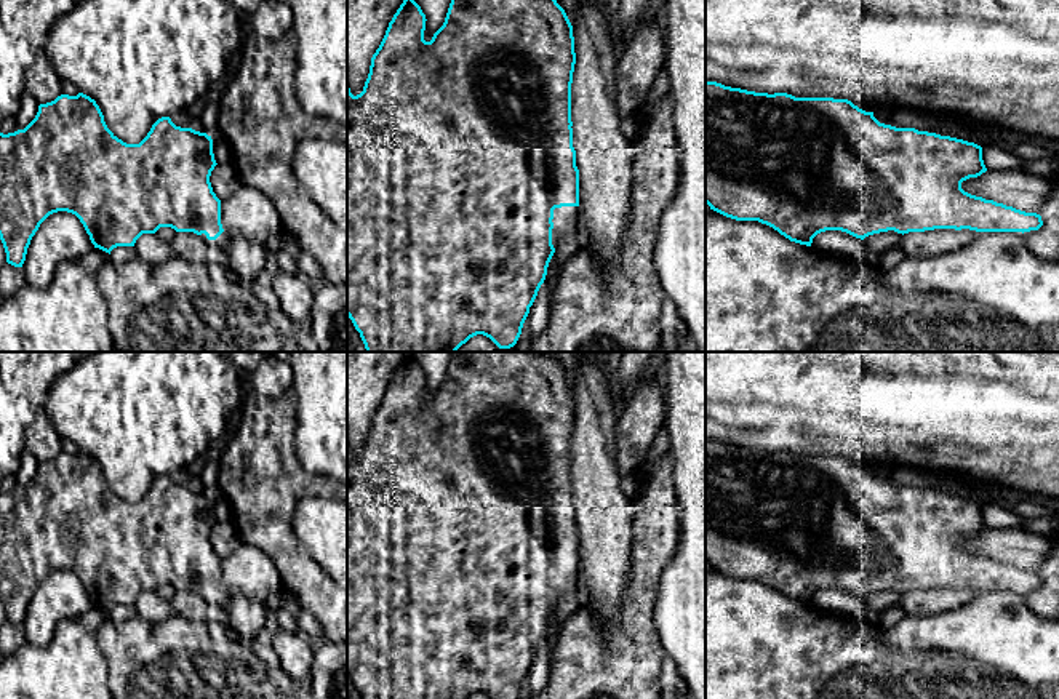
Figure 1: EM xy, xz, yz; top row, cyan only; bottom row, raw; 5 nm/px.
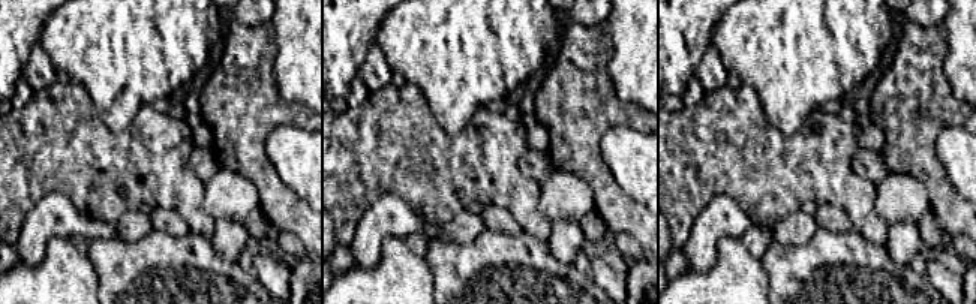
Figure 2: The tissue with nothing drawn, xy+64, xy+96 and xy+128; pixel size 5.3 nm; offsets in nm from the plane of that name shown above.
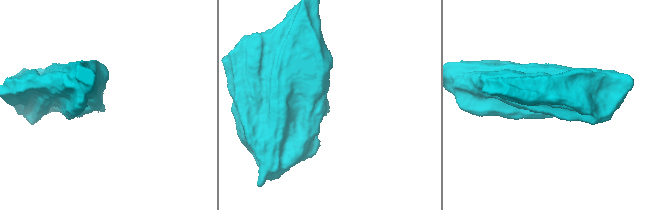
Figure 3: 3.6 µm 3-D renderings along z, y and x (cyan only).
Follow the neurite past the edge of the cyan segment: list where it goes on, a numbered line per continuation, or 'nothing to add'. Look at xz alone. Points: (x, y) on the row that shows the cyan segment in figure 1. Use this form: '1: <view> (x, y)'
1: xz (565, 218)

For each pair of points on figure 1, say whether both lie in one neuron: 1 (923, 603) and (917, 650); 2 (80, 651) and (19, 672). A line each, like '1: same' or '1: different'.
1: different
2: same

